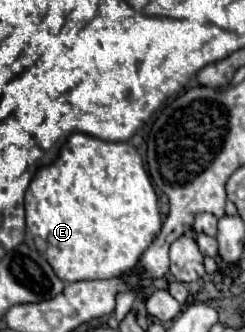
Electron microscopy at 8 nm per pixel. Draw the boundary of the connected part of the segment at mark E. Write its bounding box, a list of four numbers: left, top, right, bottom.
[24,134,162,282]

